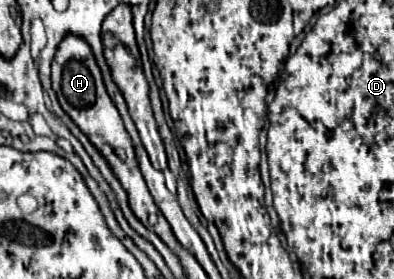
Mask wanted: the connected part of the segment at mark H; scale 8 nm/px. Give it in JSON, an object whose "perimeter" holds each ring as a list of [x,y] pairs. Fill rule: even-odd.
{"perimeter":[[[68,35],[60,43],[56,57],[52,61],[52,89],[58,93],[58,101],[60,101],[62,109],[72,117],[72,121],[80,127],[80,131],[90,139],[90,143],[108,161],[112,173],[118,177],[124,191],[128,193],[130,209],[134,211],[134,215],[148,229],[152,229],[160,209],[156,207],[156,203],[154,203],[154,199],[146,187],[146,181],[140,173],[140,167],[138,167],[138,161],[134,155],[132,139],[124,129],[124,123],[120,119],[118,109],[114,107],[112,99],[106,93],[106,87],[102,83],[102,75],[100,75],[100,69],[96,65],[96,59],[94,59],[94,55],[92,55],[92,51],[84,39]]]}

